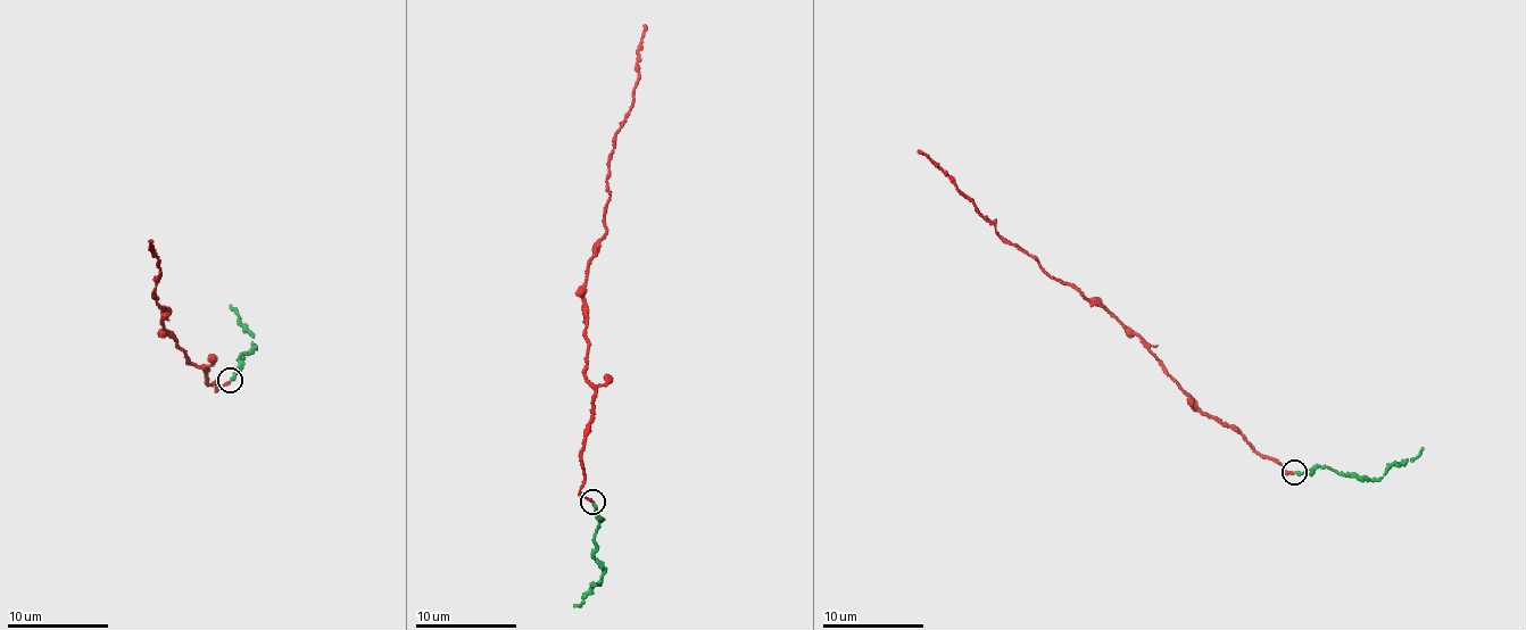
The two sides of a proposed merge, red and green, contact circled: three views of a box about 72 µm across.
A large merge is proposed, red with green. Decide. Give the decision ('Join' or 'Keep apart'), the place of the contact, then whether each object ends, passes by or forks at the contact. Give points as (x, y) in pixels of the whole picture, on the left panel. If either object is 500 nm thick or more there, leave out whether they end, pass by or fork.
Join. Place: (230, 380). At the ring red ends. At the ring green ends

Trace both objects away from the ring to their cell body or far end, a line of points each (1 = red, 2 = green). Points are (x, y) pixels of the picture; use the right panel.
1: (1295, 472), (1202, 413), (1108, 309), (1008, 242), (918, 151)
2: (1295, 472), (1313, 466), (1377, 480), (1392, 465), (1413, 459), (1424, 447)

